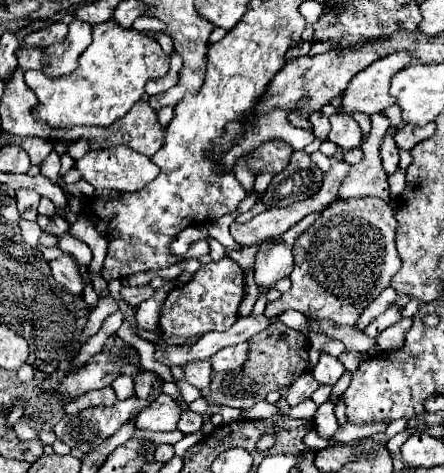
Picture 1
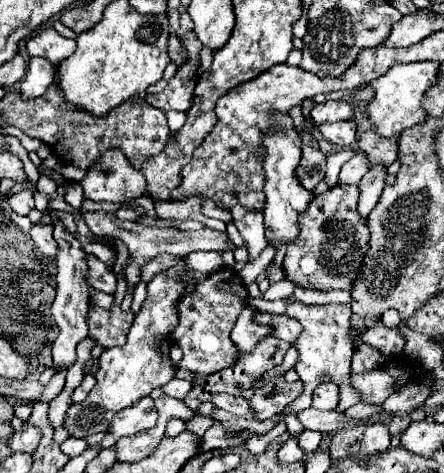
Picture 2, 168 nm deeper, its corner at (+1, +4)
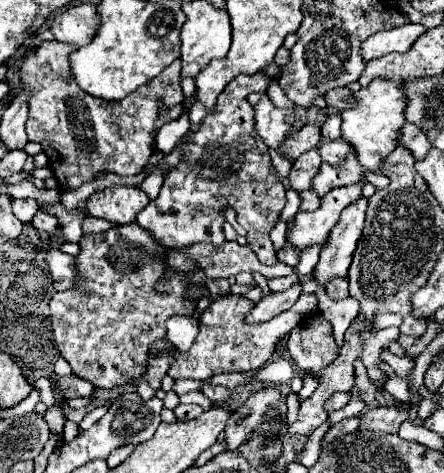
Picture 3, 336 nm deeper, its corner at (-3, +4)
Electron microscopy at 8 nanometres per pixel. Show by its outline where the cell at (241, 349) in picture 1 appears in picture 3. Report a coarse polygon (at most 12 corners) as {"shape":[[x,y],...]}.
{"shape":[[302,284],[272,292],[250,310],[246,322],[258,324],[288,310]]}

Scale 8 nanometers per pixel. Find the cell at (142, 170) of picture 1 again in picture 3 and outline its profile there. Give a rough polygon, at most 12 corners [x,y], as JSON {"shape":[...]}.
{"shape":[[114,186],[88,200],[88,214],[132,224],[148,206],[134,186]]}

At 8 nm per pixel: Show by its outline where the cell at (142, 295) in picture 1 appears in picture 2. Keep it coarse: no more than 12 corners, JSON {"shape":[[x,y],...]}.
{"shape":[[88,256],[90,284],[114,296],[116,278],[96,256]]}

